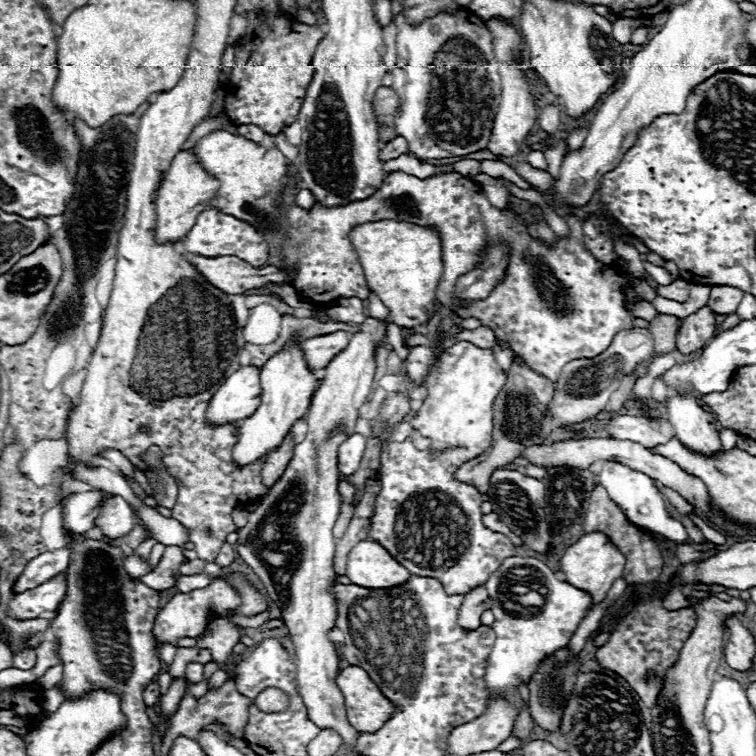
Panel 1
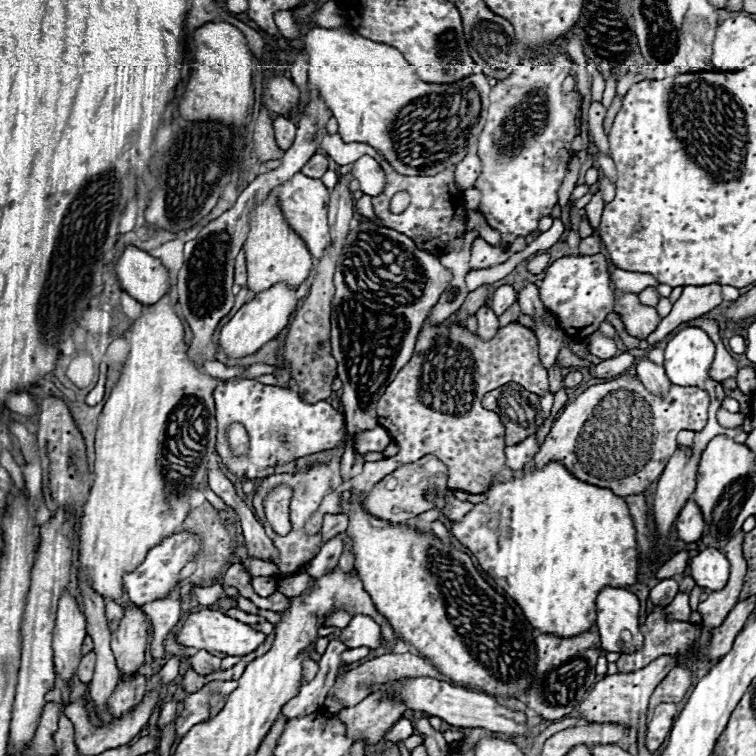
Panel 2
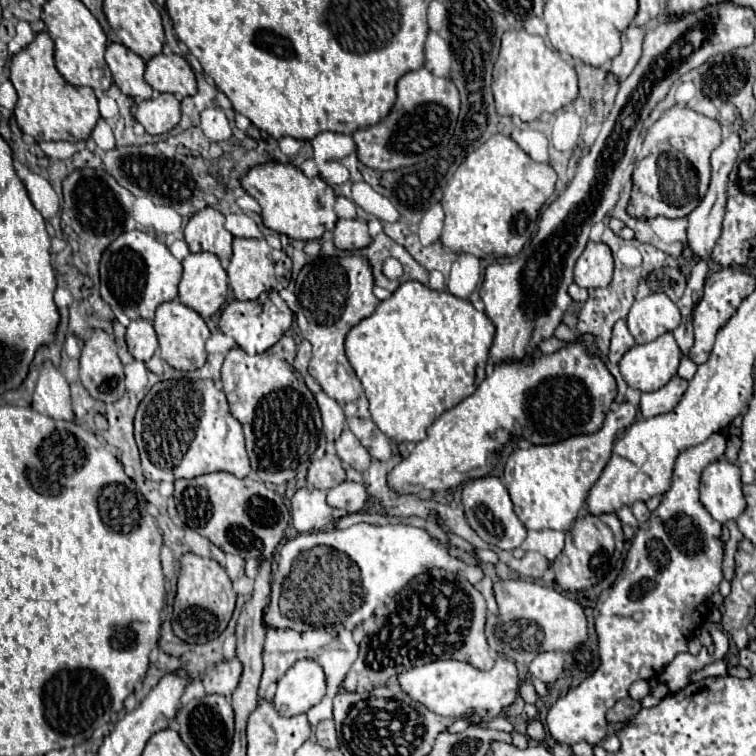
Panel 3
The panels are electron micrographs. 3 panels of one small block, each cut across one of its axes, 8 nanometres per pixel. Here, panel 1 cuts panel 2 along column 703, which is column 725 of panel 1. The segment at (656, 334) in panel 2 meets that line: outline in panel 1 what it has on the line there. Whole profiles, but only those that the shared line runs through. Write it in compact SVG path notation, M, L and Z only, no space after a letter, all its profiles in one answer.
M712 286L710 300L708 300L706 306L714 314L728 316L728 314L734 314L734 308L738 308L742 296L744 296L744 292L738 290L738 288L732 288L732 286Z

